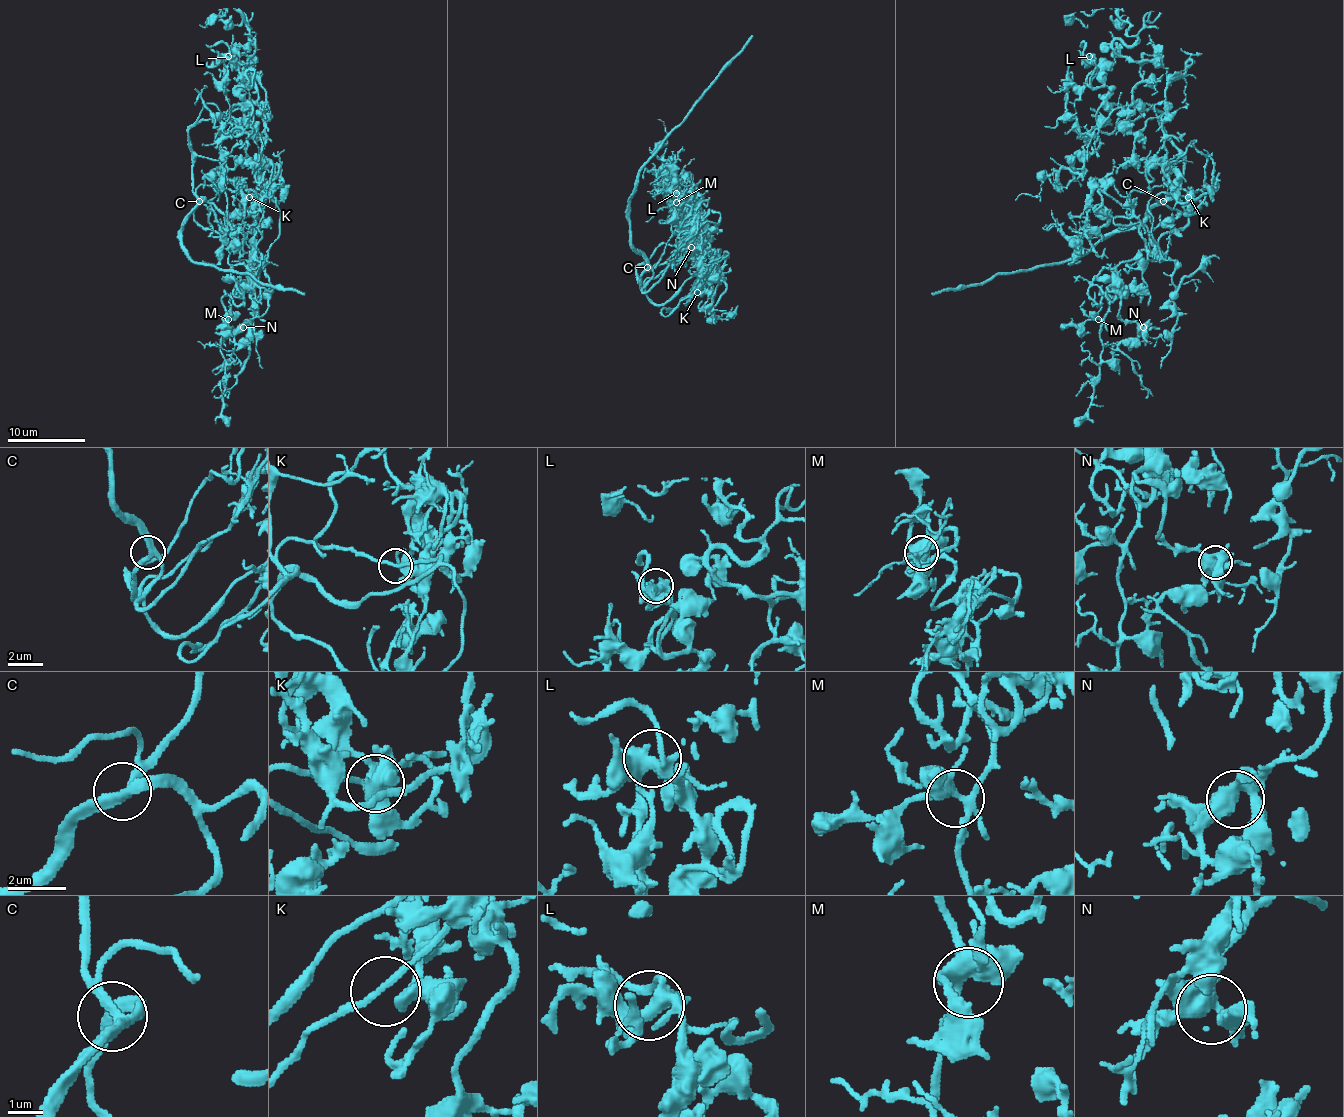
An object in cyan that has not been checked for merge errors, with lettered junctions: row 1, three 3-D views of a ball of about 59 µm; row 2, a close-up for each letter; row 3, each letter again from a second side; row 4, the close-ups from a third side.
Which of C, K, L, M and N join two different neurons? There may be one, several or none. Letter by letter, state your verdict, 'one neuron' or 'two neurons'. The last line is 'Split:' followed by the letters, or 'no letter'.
C: one neuron
K: one neuron
L: one neuron
M: one neuron
N: one neuron
Split: no letter

